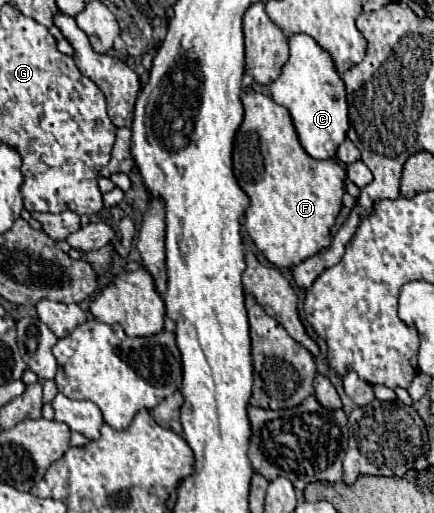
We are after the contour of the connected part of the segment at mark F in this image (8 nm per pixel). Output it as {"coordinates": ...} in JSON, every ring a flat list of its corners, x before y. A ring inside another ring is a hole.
{"coordinates":[[248,90,242,94,242,104,244,104,244,120,234,136,232,164,234,164,234,176,240,188,250,198,250,206,246,208,244,228,248,236,252,238,252,242,256,244,256,248,266,256,270,264,278,268,292,268,300,264,302,260,330,246,332,242,330,228,334,226,336,216,342,208,346,172,334,160,310,158,298,142,288,110,284,106,278,106,270,96]]}

